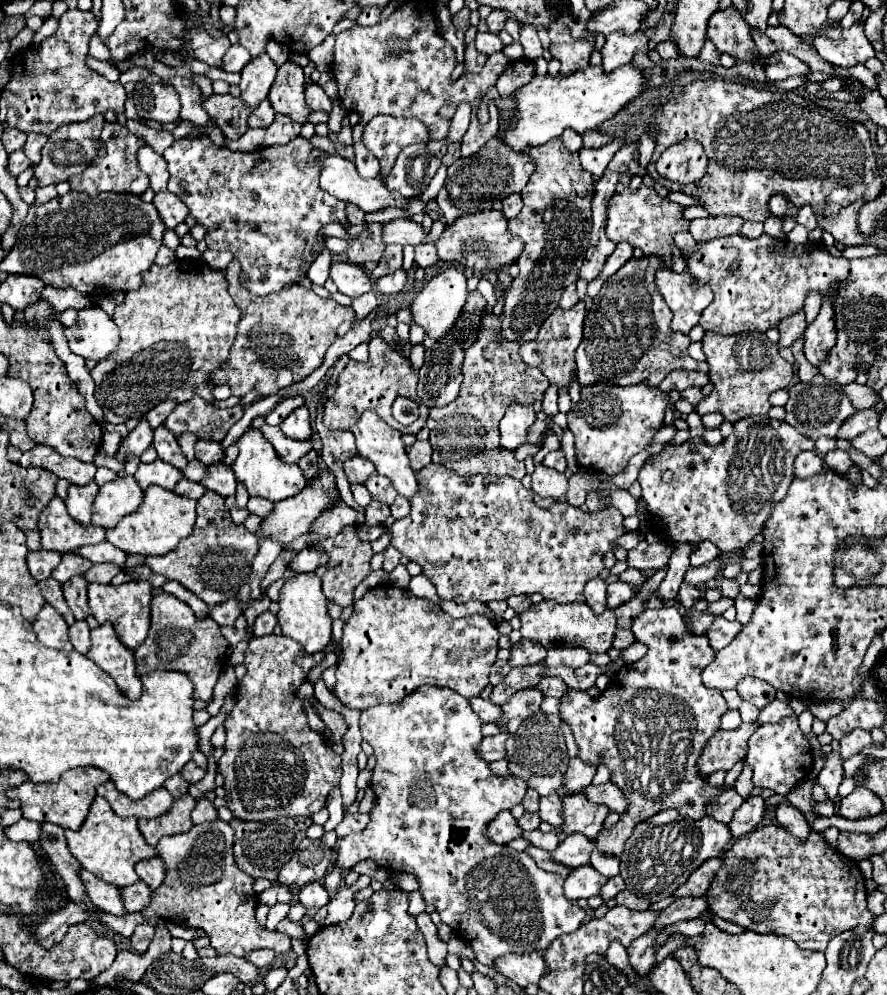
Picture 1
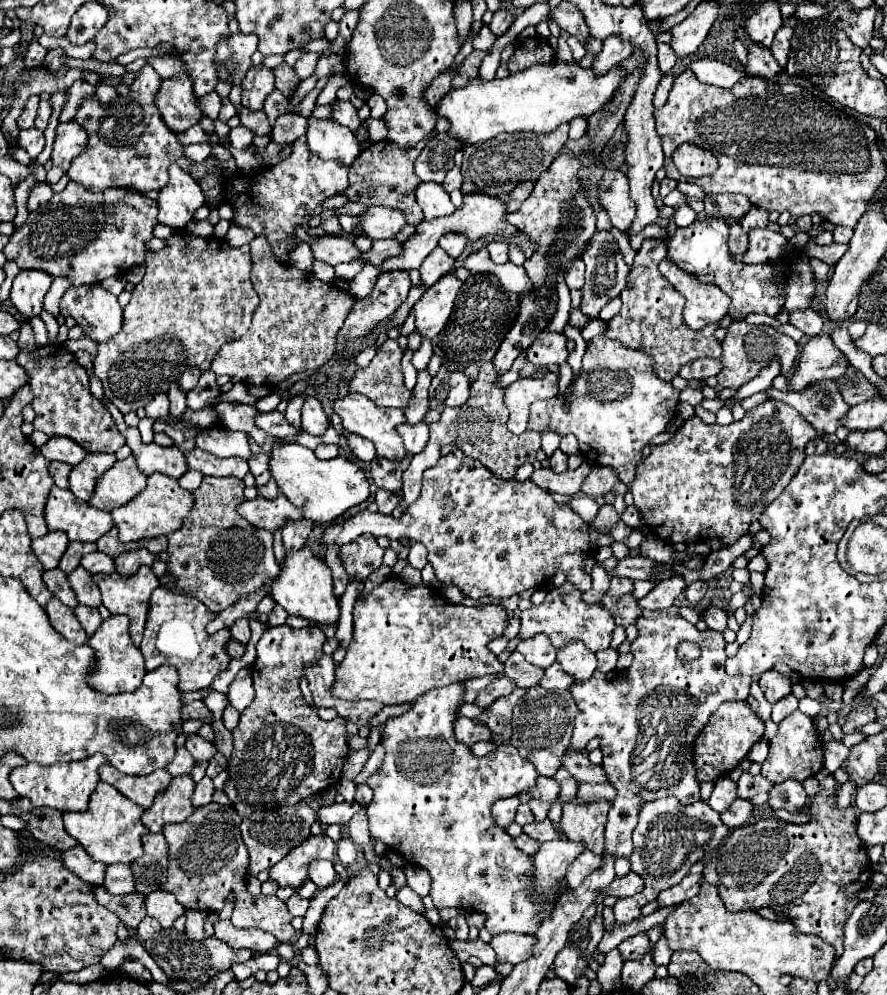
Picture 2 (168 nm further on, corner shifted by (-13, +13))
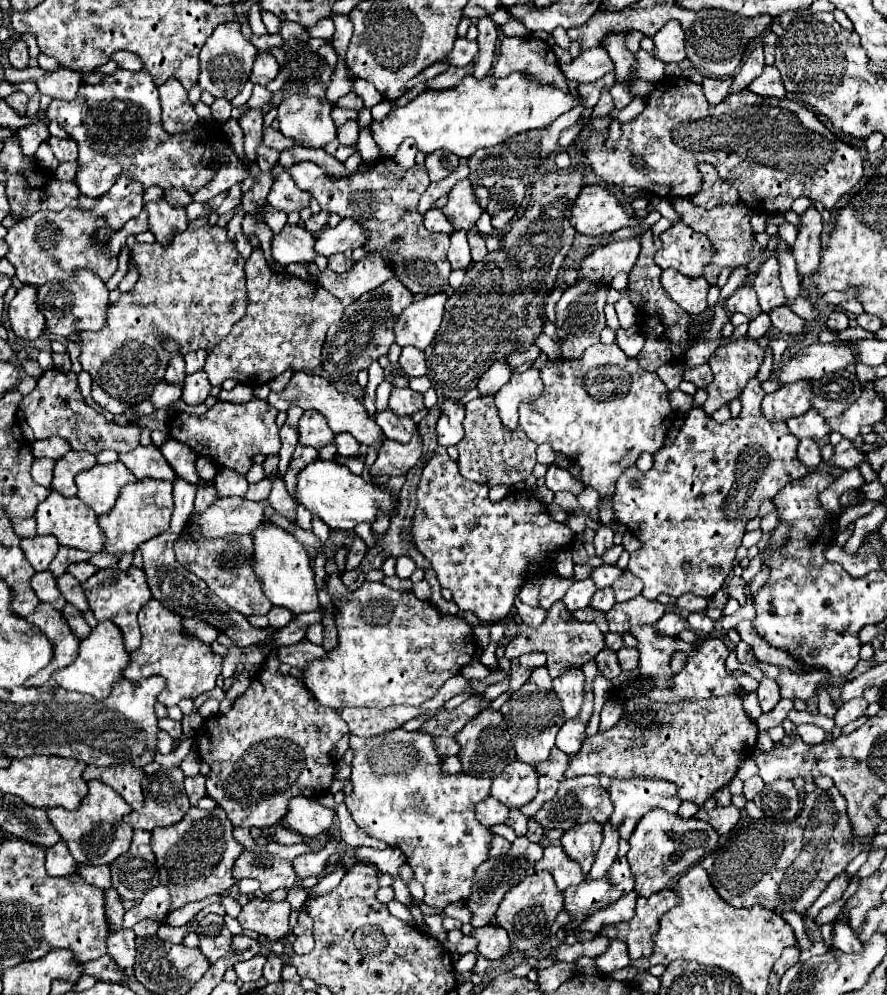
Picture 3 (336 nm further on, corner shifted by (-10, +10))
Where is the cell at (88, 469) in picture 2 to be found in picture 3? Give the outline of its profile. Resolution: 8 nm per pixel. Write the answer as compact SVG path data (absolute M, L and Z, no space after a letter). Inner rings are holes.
M69 452L63 458L59 458L55 462L55 470L53 470L53 480L51 480L51 488L57 490L61 496L71 498L77 494L77 486L75 486L75 476L91 466L95 466L95 456L93 454L79 454L79 452Z

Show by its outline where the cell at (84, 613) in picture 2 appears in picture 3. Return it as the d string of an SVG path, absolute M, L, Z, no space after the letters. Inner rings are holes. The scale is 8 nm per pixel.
M67 604L63 610L61 610L61 614L63 614L63 618L67 620L67 624L69 624L69 628L71 628L71 632L77 636L77 638L85 638L89 632L91 632L91 628L87 626L87 622L83 620L83 616L81 616L81 612L79 610L75 610L71 604Z

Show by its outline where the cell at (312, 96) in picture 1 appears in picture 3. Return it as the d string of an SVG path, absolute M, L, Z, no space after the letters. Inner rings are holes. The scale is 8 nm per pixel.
M349 120L341 128L337 128L337 140L343 146L355 146L357 144L357 136L359 136L359 124L353 122L353 120Z

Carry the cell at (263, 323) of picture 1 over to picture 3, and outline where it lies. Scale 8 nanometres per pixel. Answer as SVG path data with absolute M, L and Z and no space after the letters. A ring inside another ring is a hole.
M253 250L245 262L247 312L231 332L209 352L205 372L211 386L235 378L249 386L261 386L285 370L313 370L321 362L321 346L327 328L343 316L343 304L313 280L301 280L287 272L269 270L261 250Z

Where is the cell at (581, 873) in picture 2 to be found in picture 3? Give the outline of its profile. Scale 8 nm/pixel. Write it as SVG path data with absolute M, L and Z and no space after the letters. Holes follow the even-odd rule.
M547 846L543 850L543 858L535 862L535 872L541 872L541 870L551 872L559 890L575 886L583 880L579 866L575 866L575 862L571 862L567 854L563 854L561 846Z

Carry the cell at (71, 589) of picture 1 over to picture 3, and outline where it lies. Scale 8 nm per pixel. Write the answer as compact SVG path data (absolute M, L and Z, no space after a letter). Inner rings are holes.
M65 572L63 576L57 578L57 588L59 588L59 592L63 594L63 598L65 598L71 606L75 606L79 612L87 610L87 598L83 596L83 590L81 590L81 584L79 584L77 578L73 578L71 574Z

